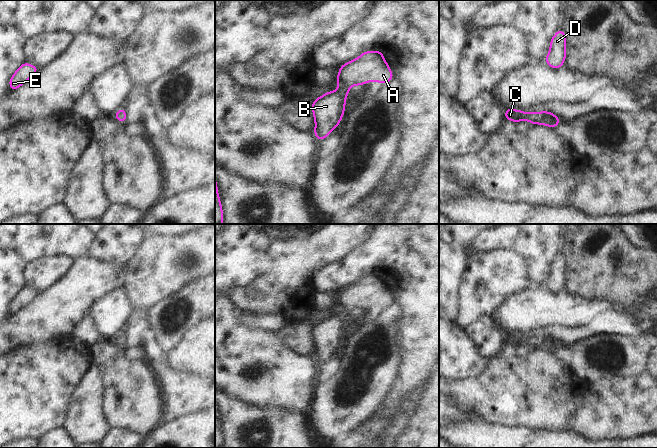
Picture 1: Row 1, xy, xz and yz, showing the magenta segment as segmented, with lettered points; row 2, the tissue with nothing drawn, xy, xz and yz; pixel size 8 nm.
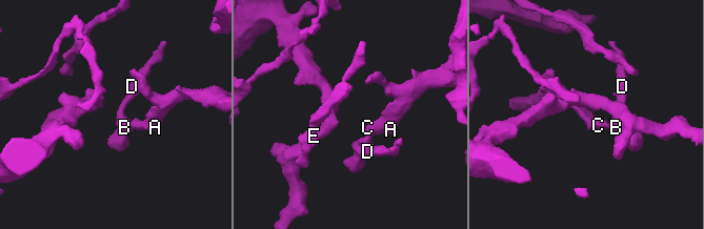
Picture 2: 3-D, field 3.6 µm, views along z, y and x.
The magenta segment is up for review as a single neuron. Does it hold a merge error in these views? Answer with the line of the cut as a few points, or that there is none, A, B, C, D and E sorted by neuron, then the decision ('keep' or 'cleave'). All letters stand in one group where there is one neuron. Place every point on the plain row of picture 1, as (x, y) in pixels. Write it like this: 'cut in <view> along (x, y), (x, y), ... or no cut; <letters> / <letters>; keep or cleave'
no cut; A B C D E; keep

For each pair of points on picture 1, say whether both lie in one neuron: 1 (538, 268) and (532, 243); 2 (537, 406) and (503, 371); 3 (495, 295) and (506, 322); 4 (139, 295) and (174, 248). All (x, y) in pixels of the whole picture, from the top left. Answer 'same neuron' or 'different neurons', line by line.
1: same neuron
2: same neuron
3: different neurons
4: same neuron

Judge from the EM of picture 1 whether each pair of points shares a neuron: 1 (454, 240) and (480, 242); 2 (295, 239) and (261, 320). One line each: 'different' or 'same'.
1: different
2: different

